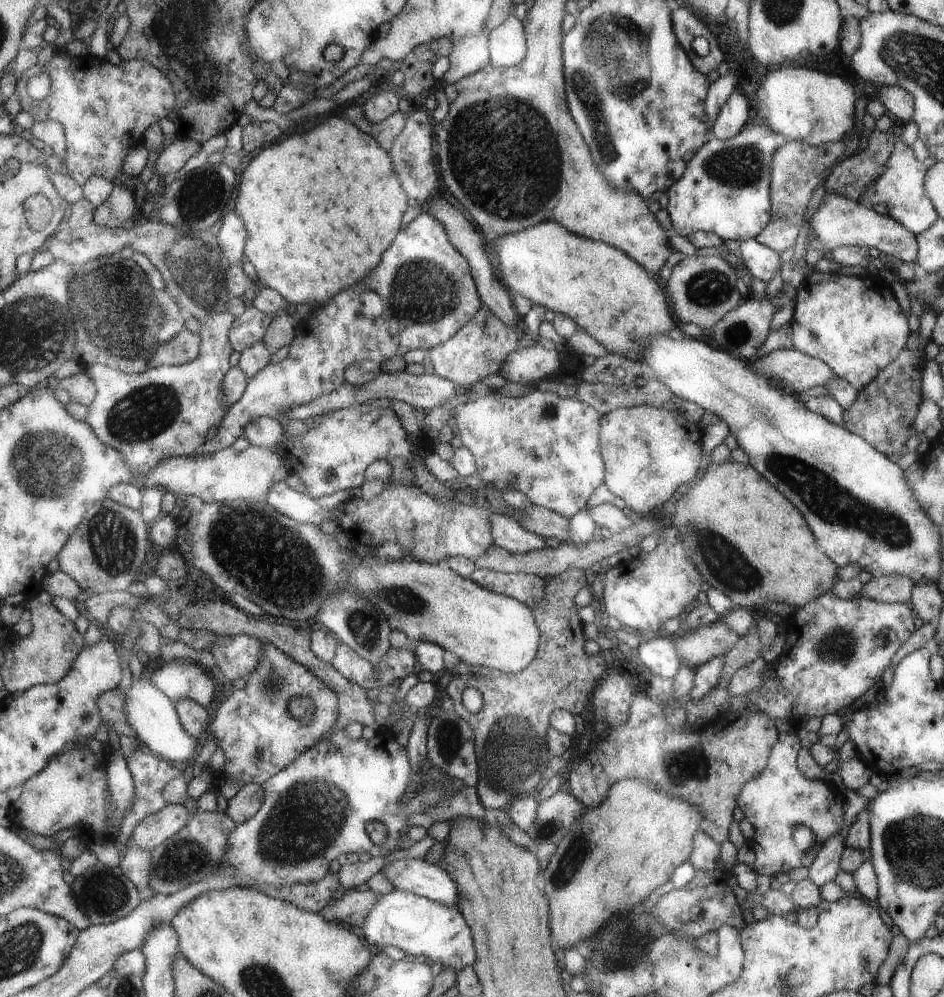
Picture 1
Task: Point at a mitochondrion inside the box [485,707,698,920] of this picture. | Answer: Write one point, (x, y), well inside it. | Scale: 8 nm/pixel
(570, 864)

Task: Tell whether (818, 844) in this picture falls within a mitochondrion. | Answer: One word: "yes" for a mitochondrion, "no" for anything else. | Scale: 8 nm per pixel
no

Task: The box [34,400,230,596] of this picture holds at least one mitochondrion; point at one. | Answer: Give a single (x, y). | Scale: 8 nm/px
(113, 540)

